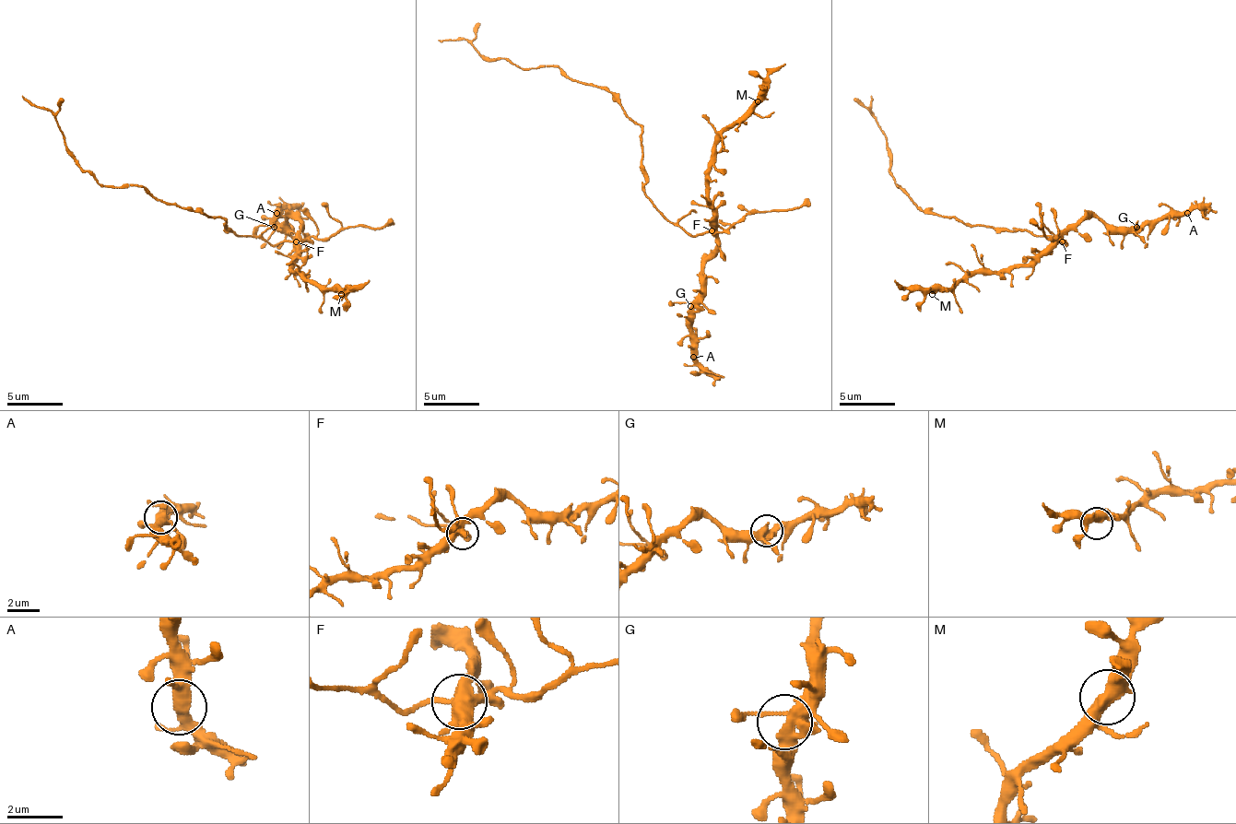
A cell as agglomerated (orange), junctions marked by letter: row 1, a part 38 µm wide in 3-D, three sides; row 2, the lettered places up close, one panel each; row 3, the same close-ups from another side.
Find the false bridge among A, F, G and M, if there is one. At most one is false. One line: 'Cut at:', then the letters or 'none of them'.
Cut at: F

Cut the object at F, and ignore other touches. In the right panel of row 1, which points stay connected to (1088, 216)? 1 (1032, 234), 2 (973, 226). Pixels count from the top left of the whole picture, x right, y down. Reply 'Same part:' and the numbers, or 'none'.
Same part: none

